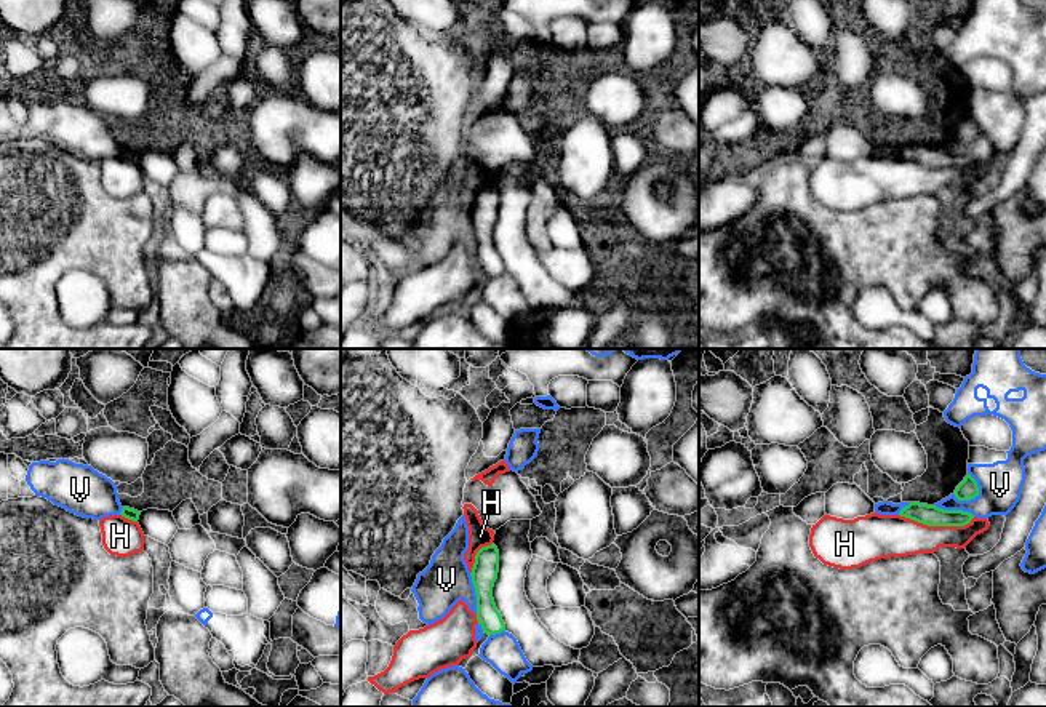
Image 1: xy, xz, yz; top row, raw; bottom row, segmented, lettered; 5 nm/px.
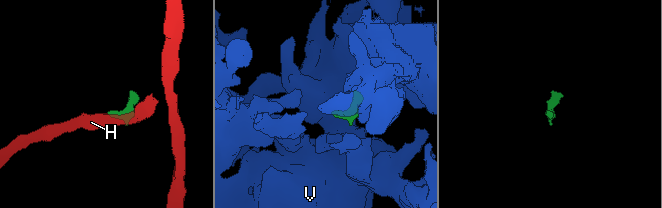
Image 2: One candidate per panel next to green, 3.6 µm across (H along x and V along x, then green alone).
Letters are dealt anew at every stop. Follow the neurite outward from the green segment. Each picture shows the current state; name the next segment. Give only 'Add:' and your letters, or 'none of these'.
Add: none of these

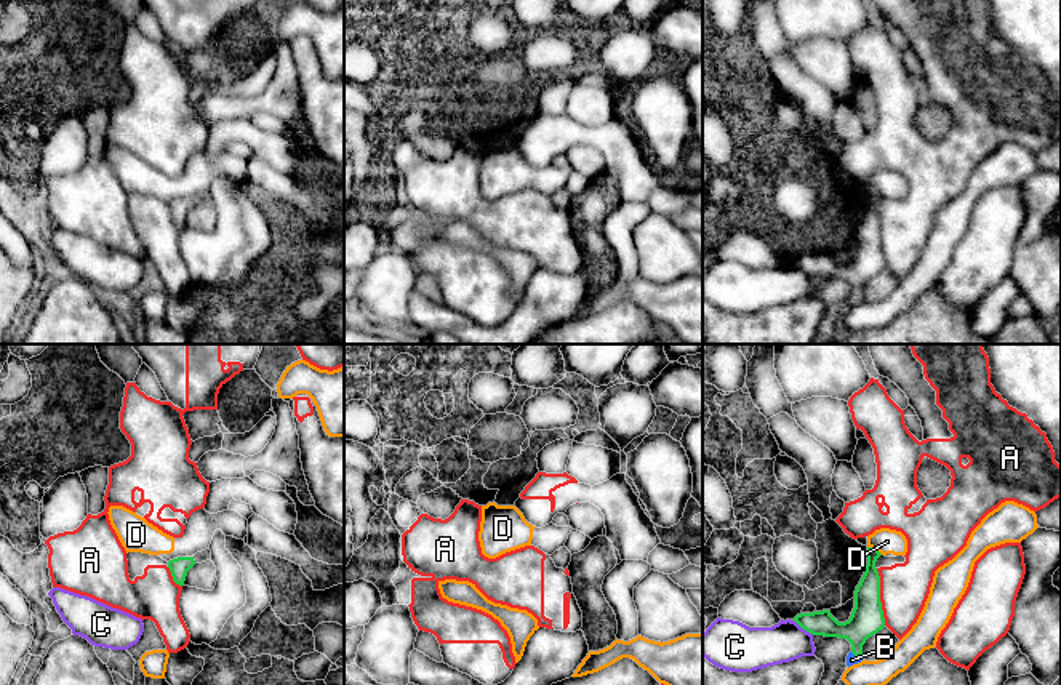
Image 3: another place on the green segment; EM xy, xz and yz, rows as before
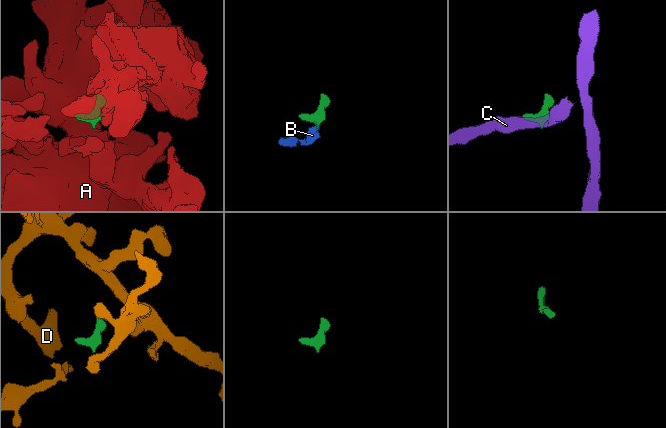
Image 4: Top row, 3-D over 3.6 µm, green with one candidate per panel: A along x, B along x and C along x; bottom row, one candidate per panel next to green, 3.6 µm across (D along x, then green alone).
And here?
Add: B

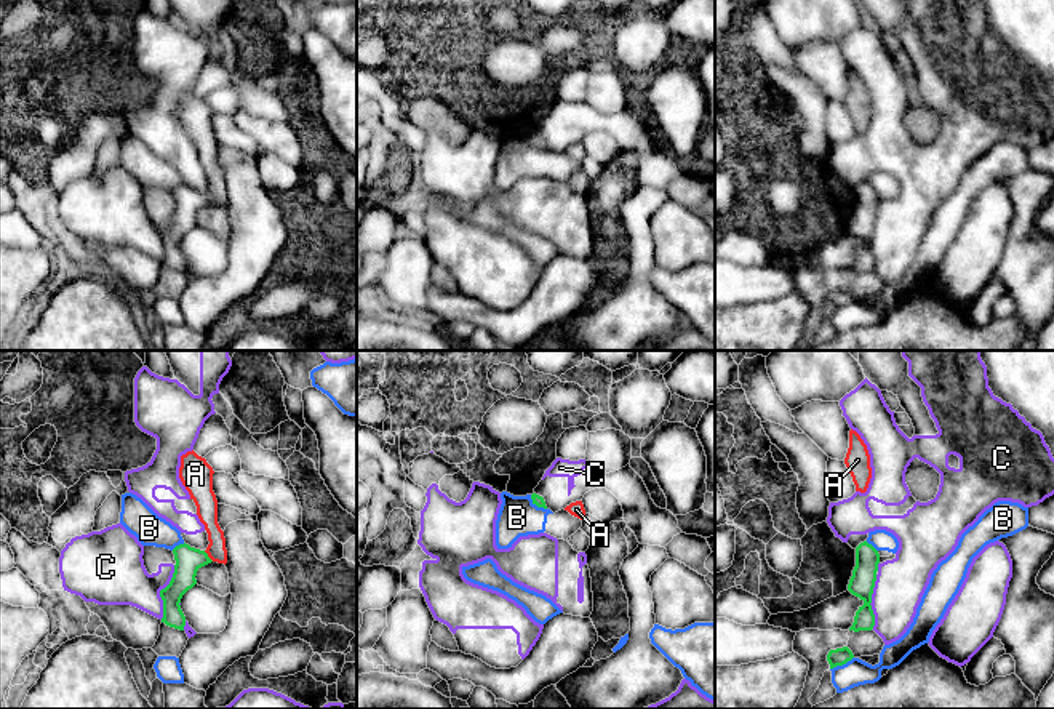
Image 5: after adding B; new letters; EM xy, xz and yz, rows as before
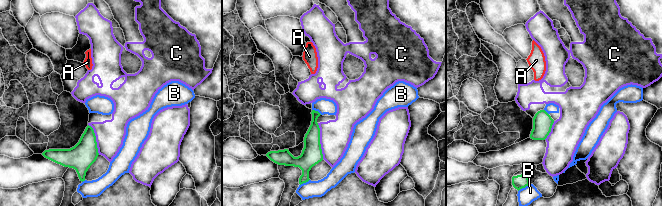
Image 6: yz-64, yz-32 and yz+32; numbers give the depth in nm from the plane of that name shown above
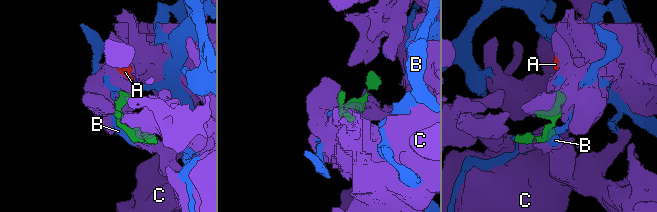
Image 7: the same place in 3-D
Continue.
Add: A

